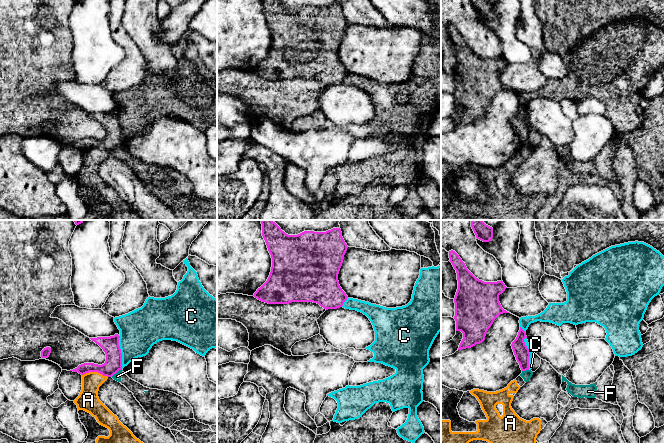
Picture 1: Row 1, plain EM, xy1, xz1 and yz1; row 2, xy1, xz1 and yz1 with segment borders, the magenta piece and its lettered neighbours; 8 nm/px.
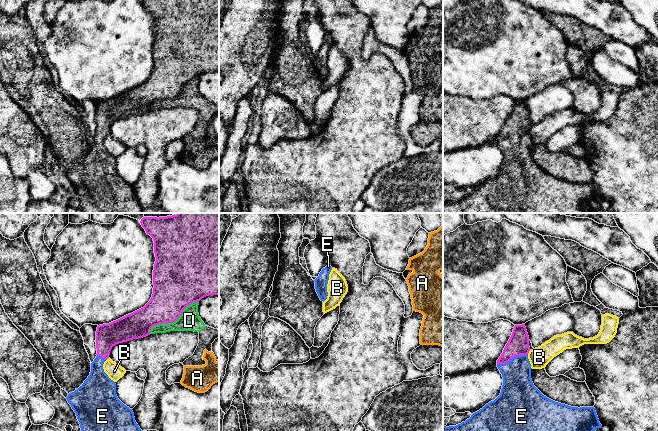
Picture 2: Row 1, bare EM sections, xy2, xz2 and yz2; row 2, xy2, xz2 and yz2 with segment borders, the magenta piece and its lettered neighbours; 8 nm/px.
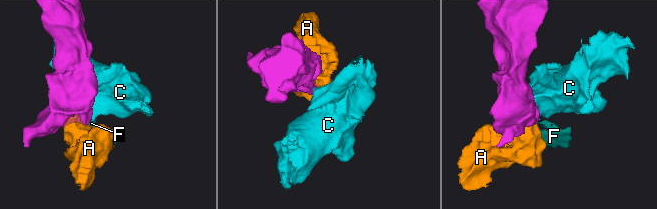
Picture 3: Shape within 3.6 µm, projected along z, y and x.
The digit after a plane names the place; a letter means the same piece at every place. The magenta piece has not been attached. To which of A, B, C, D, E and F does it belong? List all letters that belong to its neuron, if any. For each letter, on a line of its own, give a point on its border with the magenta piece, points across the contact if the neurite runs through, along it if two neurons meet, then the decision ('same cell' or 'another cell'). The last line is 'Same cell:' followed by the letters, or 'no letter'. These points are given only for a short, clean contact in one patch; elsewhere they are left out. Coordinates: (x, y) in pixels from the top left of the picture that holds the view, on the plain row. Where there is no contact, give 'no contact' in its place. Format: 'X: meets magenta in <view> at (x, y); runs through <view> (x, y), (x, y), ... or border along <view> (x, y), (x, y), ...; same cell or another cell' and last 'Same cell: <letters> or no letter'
A: meets magenta in xy1 at (95, 147); another cell
B: meets magenta in yz2 at (528, 128); border along yz2 (530, 126), (527, 129); another cell
C: meets magenta in yz1 at (529, 129); border along yz1 (525, 113), (524, 120), (529, 129), (529, 145); another cell
D: meets magenta in xy2 at (173, 97); another cell
E: meets magenta in yz2 at (512, 133); runs through yz2 (518, 120), (516, 128), (512, 133), (516, 145), (517, 163); same cell
F: meets magenta in xy1 at (116, 148); border along xy1 (121, 145), (111, 152); another cell
Same cell: E

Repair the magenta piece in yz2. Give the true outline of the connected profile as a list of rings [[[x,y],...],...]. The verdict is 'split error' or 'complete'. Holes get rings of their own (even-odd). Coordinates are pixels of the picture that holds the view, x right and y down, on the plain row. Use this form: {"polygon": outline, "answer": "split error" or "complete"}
{"polygon": [[[525,100],[515,101],[497,143],[503,153],[500,171],[473,189],[469,195],[456,202],[443,202],[443,213],[589,213],[597,204],[602,204],[594,183],[571,183],[544,172],[533,160],[531,140],[528,135],[529,112]]], "answer": "split error"}

